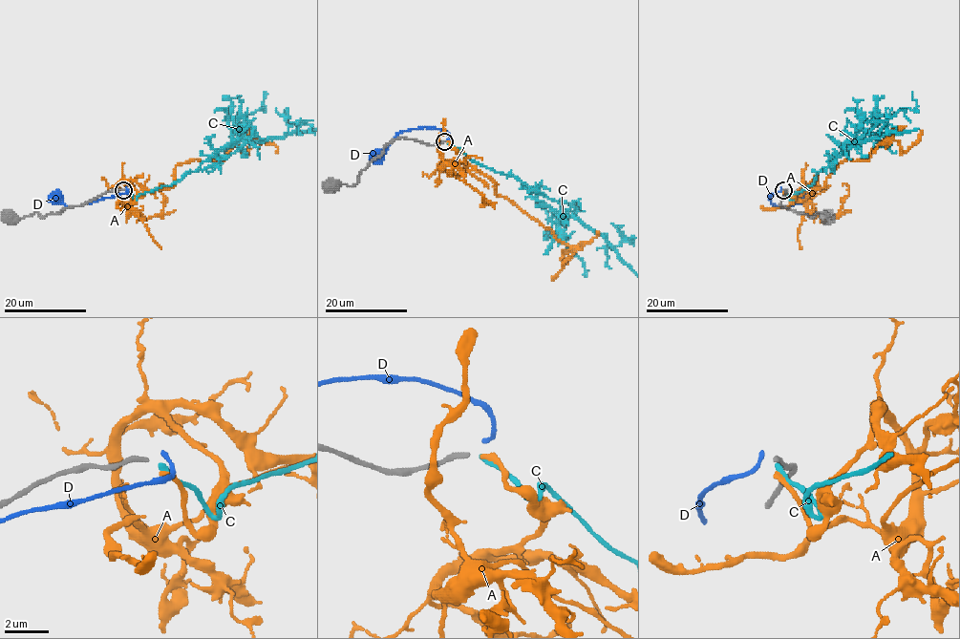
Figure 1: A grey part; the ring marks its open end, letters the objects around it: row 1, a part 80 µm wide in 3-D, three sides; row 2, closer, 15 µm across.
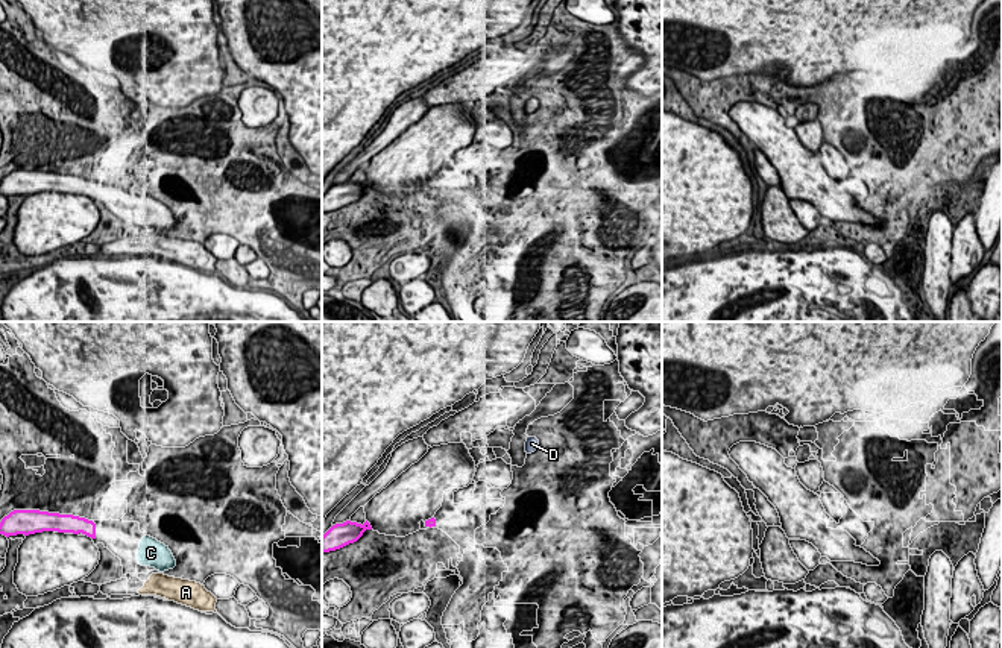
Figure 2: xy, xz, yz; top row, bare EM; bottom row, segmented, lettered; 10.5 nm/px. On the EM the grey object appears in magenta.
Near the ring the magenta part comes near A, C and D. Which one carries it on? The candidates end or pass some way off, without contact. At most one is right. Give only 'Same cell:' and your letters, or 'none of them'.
Same cell: C

